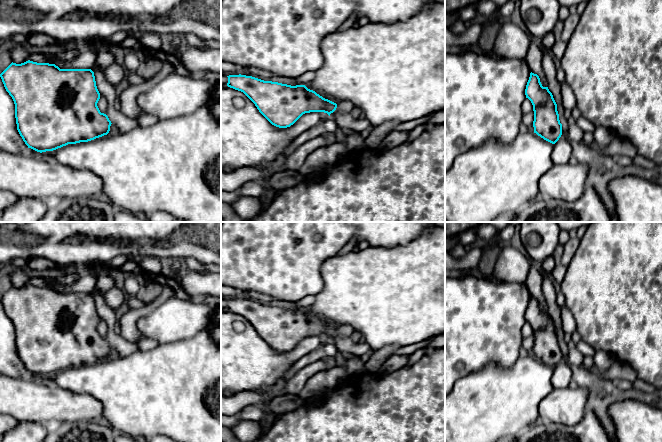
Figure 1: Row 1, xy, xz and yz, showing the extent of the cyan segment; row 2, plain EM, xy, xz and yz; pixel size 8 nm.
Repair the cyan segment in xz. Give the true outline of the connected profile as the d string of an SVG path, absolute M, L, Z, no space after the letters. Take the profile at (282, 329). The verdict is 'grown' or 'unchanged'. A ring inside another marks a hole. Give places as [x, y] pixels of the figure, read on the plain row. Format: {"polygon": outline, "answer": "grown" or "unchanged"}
{"polygon": "M241 298L227 301L227 310L243 316L276 351L290 351L305 337L324 336L343 355L361 357L364 354L371 356L374 352L363 340L355 343L351 337L340 336L336 327L323 322L305 309L291 310Z", "answer": "grown"}

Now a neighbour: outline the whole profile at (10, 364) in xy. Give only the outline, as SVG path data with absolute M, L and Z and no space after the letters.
M0 301L0 374L20 378L28 372L17 354L15 328Z

